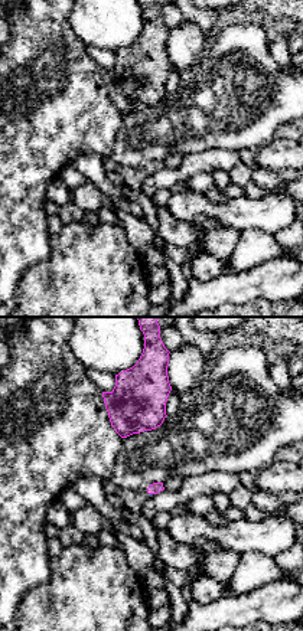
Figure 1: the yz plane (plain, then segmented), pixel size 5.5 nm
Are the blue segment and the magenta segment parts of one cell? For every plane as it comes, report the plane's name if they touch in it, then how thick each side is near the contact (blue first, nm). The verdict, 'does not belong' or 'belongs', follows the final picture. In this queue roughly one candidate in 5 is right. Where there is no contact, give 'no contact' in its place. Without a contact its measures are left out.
no contact

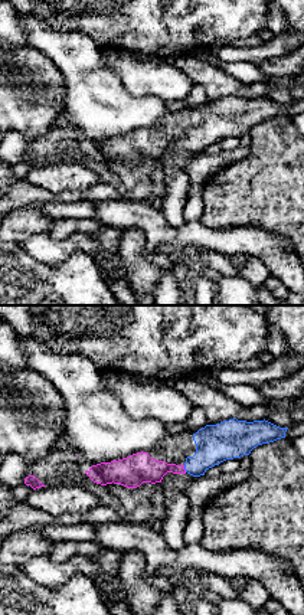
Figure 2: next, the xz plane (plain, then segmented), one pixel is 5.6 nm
meets blue in xz; 220 nm thick on the blue side, 170 nm on the other

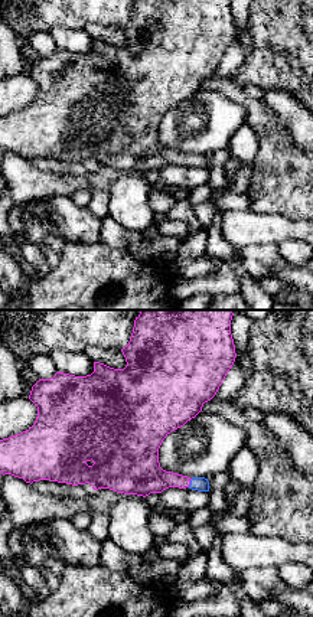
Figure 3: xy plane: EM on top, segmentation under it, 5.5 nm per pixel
meets blue in xy; 80 nm thick on the blue side, 180 nm on the other

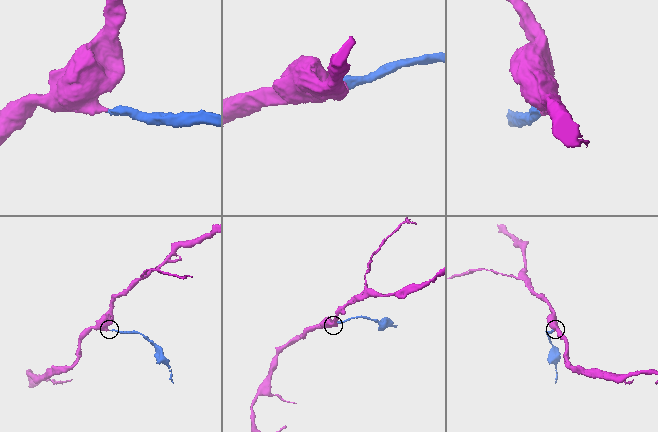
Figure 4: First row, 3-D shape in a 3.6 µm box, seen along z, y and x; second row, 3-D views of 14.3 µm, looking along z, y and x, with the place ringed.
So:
belongs

